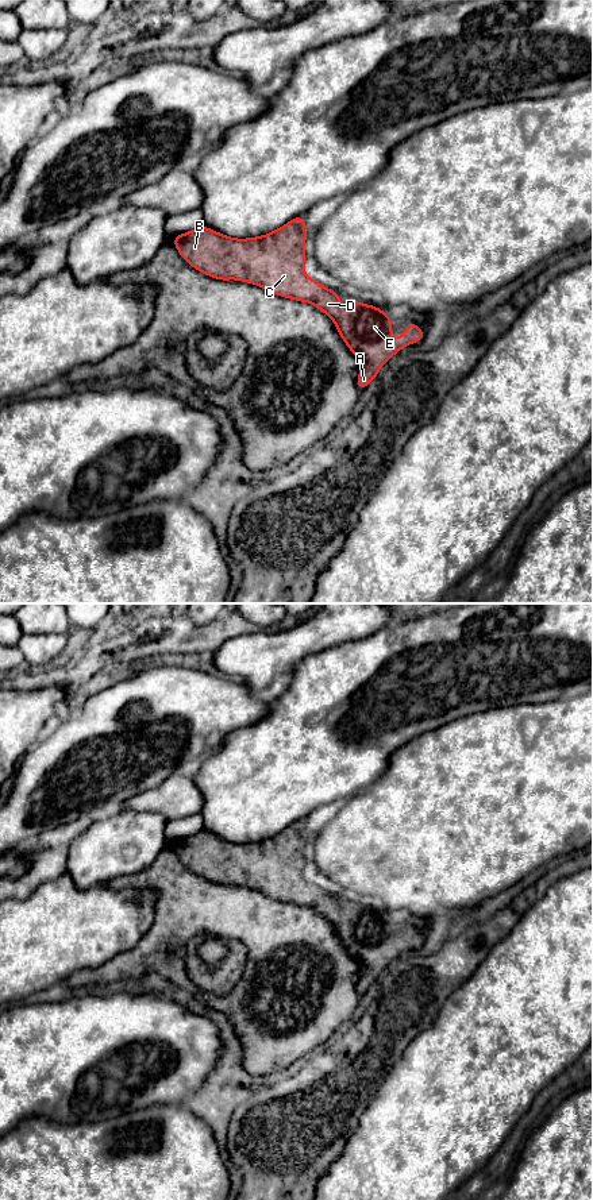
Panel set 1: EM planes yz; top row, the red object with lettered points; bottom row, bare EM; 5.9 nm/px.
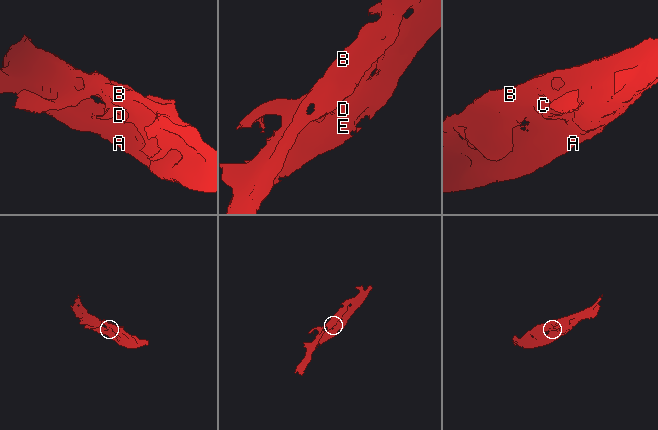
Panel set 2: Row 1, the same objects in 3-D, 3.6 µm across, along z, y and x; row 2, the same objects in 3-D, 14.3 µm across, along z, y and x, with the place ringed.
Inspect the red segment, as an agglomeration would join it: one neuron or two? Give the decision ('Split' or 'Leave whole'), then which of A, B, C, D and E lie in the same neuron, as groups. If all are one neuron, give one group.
Leave whole. Groups: A B C D E

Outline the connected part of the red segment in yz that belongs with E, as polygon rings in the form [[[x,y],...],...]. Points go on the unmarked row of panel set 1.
[[[297,821],[278,834],[258,842],[235,844],[201,830],[193,836],[173,841],[172,845],[184,865],[205,880],[222,885],[238,884],[254,888],[273,899],[311,907],[330,921],[343,946],[361,968],[357,991],[362,996],[377,983],[380,973],[394,958],[400,957],[404,950],[423,945],[424,934],[417,933],[413,926],[408,926],[405,937],[398,945],[393,945],[392,921],[382,914],[362,908],[359,904],[353,906],[351,915],[343,912],[335,895],[323,891],[305,879],[304,867],[307,860],[304,849],[307,842],[304,821]]]

